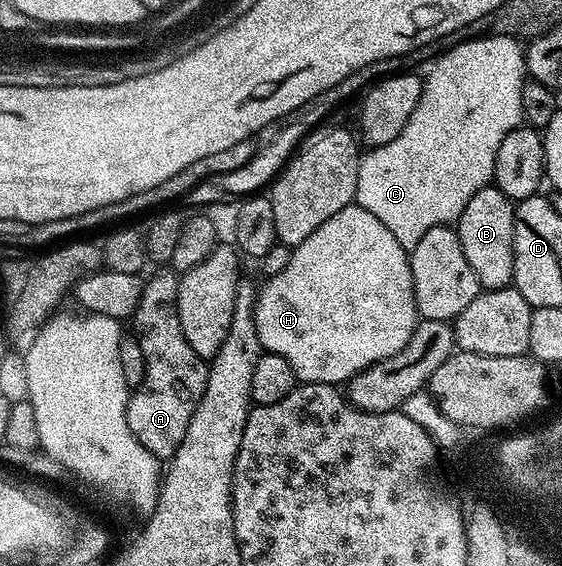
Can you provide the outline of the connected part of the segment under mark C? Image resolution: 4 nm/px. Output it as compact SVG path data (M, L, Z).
M471 38L447 50L430 68L430 75L425 75L422 84L420 104L416 104L416 112L412 112L408 124L404 124L404 132L400 132L392 144L367 149L358 159L354 202L372 212L407 252L420 244L420 236L430 228L457 223L468 200L472 200L480 188L491 185L500 140L523 125L520 92L524 81L524 50L519 39Z

